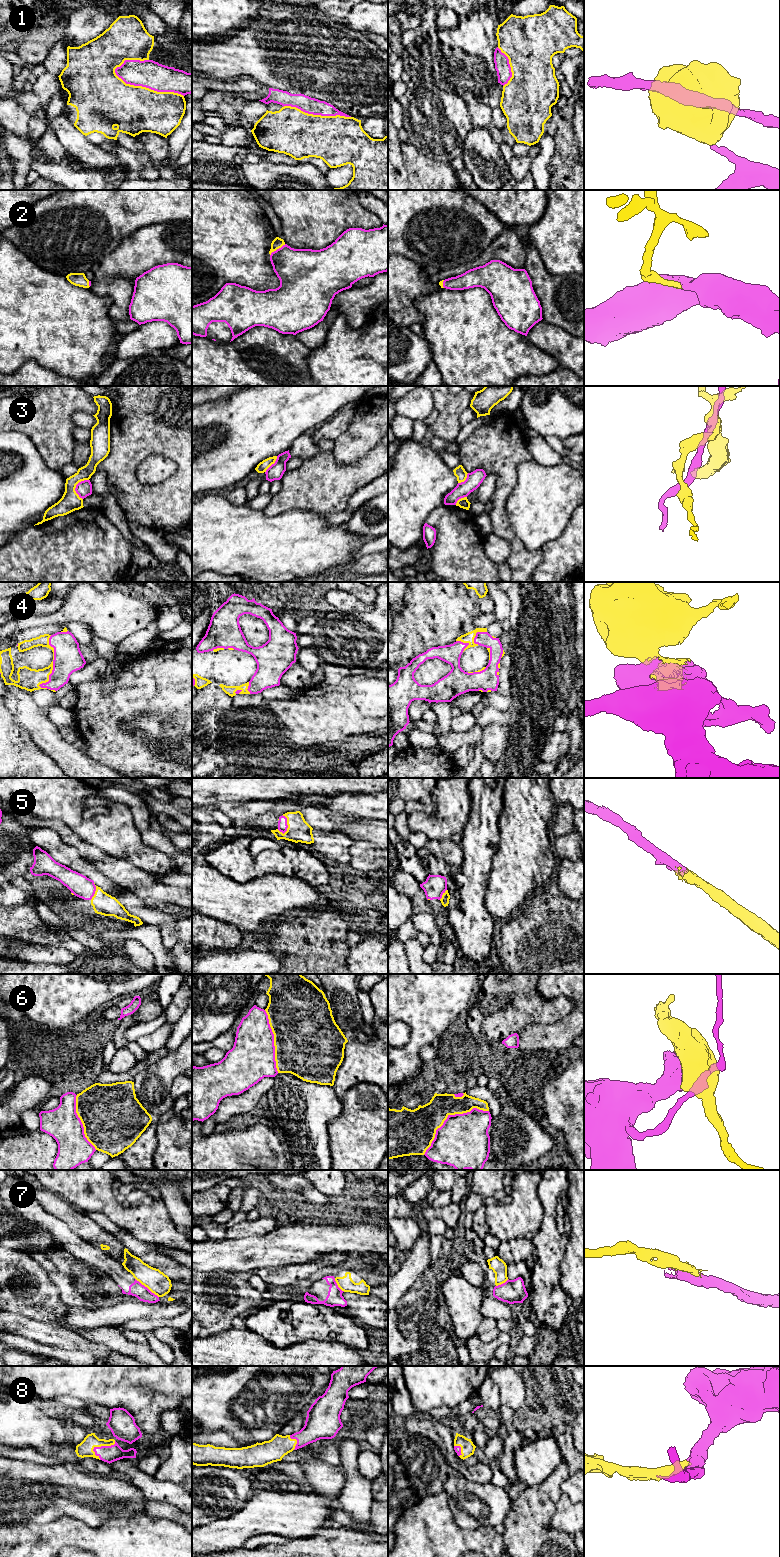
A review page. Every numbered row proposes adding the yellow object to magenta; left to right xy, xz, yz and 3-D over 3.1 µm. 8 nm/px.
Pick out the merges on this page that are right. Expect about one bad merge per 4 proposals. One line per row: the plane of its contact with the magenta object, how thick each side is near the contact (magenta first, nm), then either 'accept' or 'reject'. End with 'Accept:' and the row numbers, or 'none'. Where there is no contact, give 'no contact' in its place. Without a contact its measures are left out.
1: meets magenta in xy; 220 nm thick on the magenta side, 380 nm on the other; accept
2: meets magenta in xz; 360 nm thick on the magenta side, 90 nm on the other; accept
3: meets magenta in xy; 130 nm thick on the magenta side, 160 nm on the other; reject
4: meets magenta in xy; 220 nm thick on the magenta side, 180 nm on the other; accept
5: meets magenta in xz; 80 nm thick on the magenta side, 180 nm on the other; accept
6: meets magenta in yz; 420 nm thick on the magenta side, 260 nm on the other; reject
7: meets magenta in xy; 120 nm thick on the magenta side, 180 nm on the other; reject
8: meets magenta in xy; 140 nm thick on the magenta side, 130 nm on the other; accept
Accept: 1, 2, 4, 5, 8

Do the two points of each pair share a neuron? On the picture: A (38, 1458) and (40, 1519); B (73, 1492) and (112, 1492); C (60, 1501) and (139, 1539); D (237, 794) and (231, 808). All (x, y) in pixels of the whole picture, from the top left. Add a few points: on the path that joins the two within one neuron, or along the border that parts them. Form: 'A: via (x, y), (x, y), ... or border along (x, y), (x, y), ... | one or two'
A: border along (15, 1458), (46, 1465), (61, 1465) | two
B: via (83, 1492), (102, 1492) | one
C: border along (79, 1519), (92, 1527), (98, 1527), (103, 1522) | two
D: border along (258, 801), (224, 801), (222, 803) | two

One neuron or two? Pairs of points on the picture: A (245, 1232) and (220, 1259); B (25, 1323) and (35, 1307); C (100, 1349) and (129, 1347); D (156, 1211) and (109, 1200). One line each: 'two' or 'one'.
A: two
B: two
C: two
D: one

